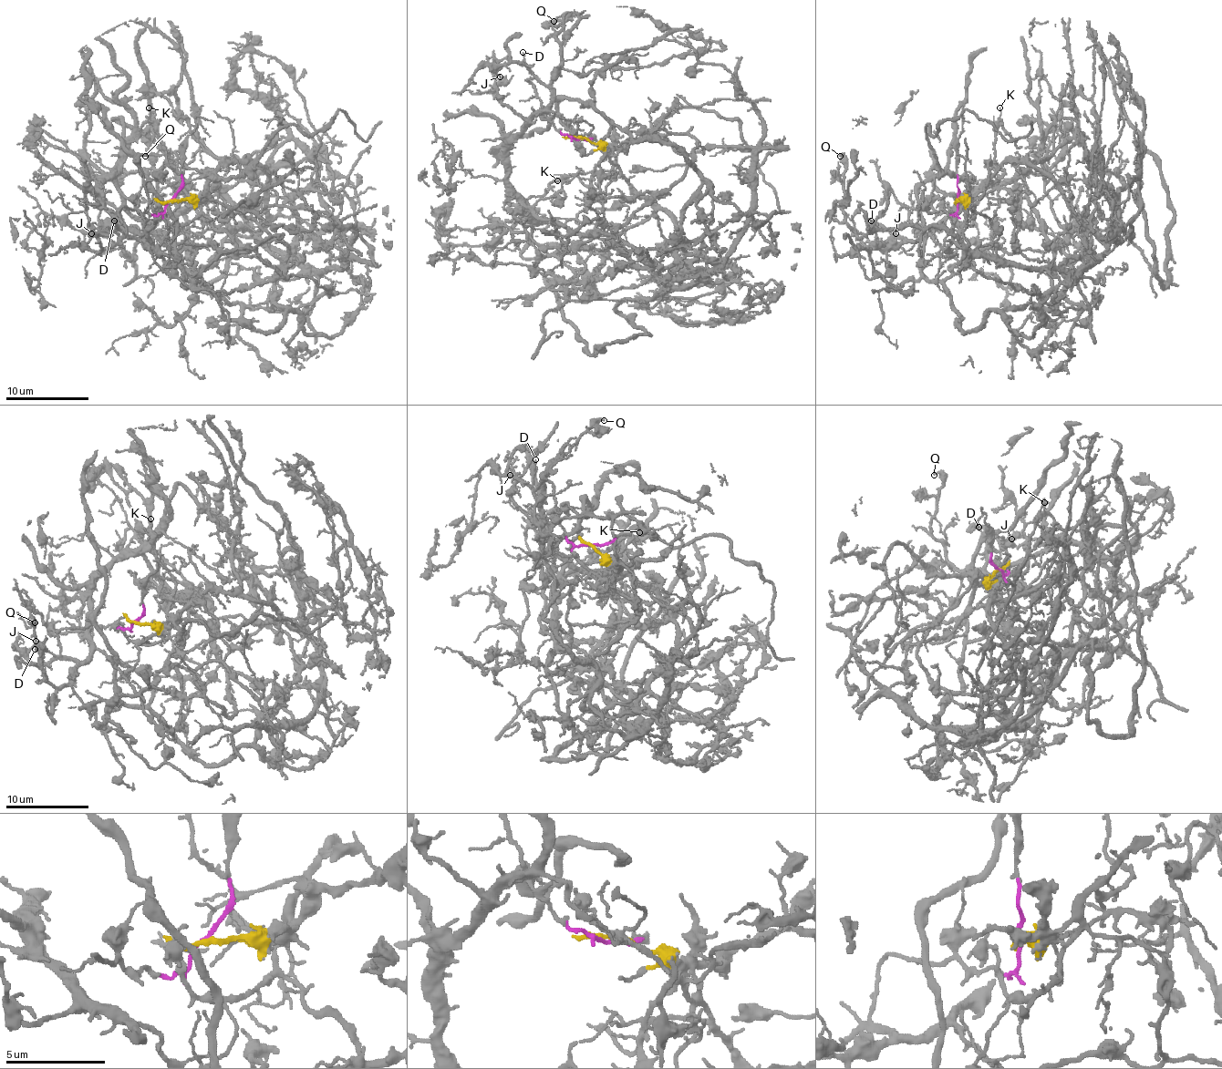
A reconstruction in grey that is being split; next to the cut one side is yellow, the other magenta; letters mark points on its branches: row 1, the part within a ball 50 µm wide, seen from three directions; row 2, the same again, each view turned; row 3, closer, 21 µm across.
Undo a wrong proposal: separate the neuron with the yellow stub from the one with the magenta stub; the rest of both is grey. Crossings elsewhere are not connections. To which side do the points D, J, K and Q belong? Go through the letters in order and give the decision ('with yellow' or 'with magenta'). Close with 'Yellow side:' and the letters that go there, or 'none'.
D: with magenta
J: with magenta
K: with yellow
Q: with magenta
Yellow side: K

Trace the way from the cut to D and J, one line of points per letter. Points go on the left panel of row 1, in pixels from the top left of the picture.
D: (170, 200), (165, 210), (154, 214), (123, 206), (119, 210), (125, 227), (123, 233), (115, 220)
J: (170, 200), (154, 214), (123, 206), (119, 210), (125, 231), (115, 243), (91, 250), (88, 243), (91, 233)

